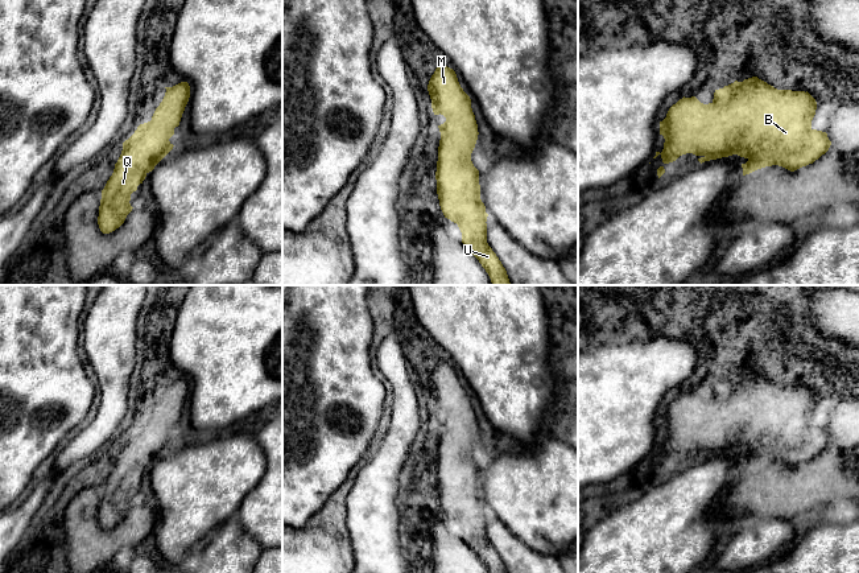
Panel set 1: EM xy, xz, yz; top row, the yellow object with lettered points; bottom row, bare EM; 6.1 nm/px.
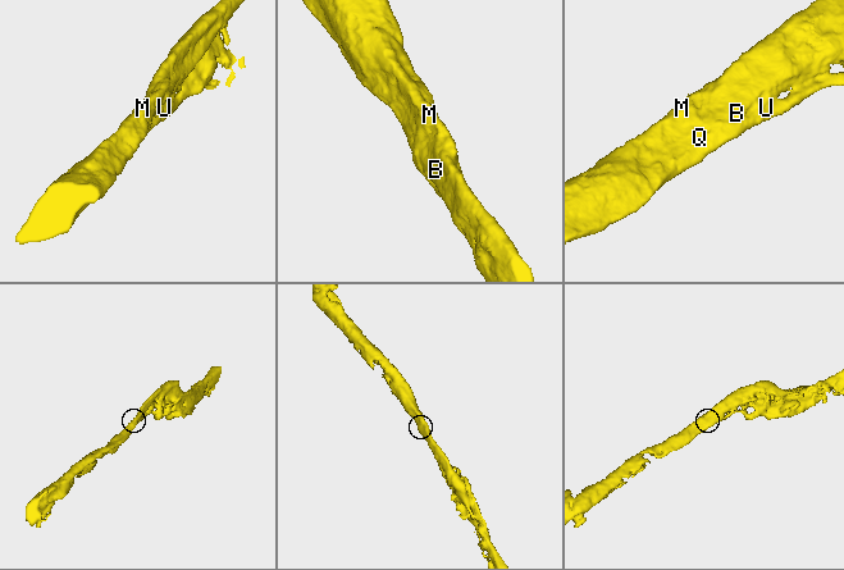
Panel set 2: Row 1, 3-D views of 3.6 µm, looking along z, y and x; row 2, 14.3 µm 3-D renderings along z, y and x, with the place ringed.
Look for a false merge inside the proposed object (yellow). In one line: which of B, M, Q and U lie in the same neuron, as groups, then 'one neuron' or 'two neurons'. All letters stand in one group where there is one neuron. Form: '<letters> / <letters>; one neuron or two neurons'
B M Q U; one neuron

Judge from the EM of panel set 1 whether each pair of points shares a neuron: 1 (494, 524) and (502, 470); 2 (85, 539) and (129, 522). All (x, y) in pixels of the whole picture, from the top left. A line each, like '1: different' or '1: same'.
1: different
2: same

